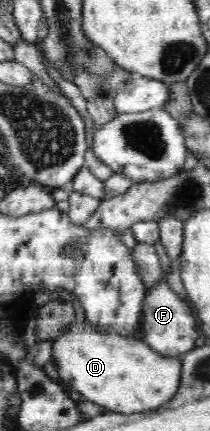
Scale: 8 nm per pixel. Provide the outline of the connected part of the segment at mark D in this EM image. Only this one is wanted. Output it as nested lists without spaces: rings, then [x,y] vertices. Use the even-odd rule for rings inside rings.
[[[73,320],[53,343],[53,357],[59,369],[59,380],[69,383],[86,400],[101,405],[107,411],[125,415],[137,411],[153,411],[173,399],[181,379],[178,357],[161,356],[139,335],[95,331],[91,322]]]

